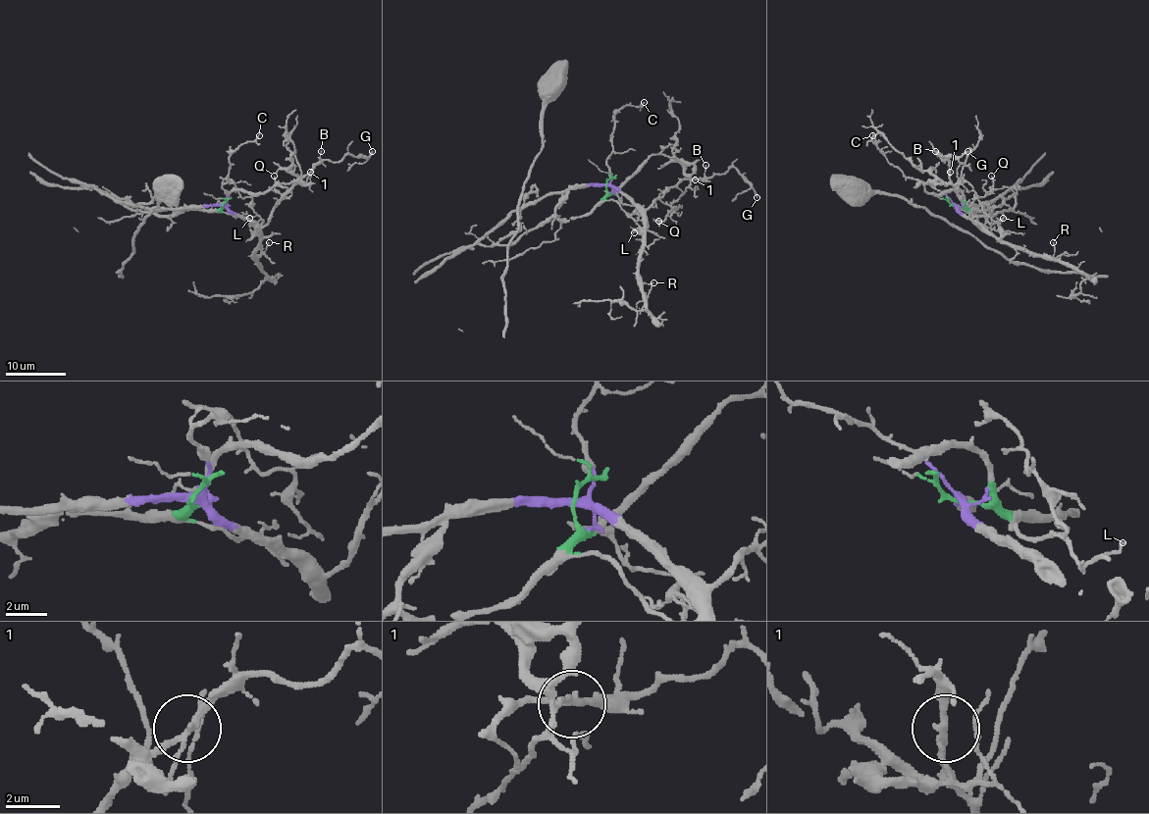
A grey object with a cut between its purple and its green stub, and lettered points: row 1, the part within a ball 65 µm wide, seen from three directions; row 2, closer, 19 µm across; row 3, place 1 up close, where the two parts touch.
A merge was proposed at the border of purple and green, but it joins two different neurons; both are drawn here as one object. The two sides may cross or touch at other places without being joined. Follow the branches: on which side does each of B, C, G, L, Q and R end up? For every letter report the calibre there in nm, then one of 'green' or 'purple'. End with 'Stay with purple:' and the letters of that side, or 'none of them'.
B: calibre 120 nm; purple
C: calibre 140 nm; purple
G: calibre 200 nm; purple
L: calibre 110 nm; green
Q: calibre 170 nm; purple
R: calibre 110 nm; purple
Stay with purple: B, C, G, Q, R

